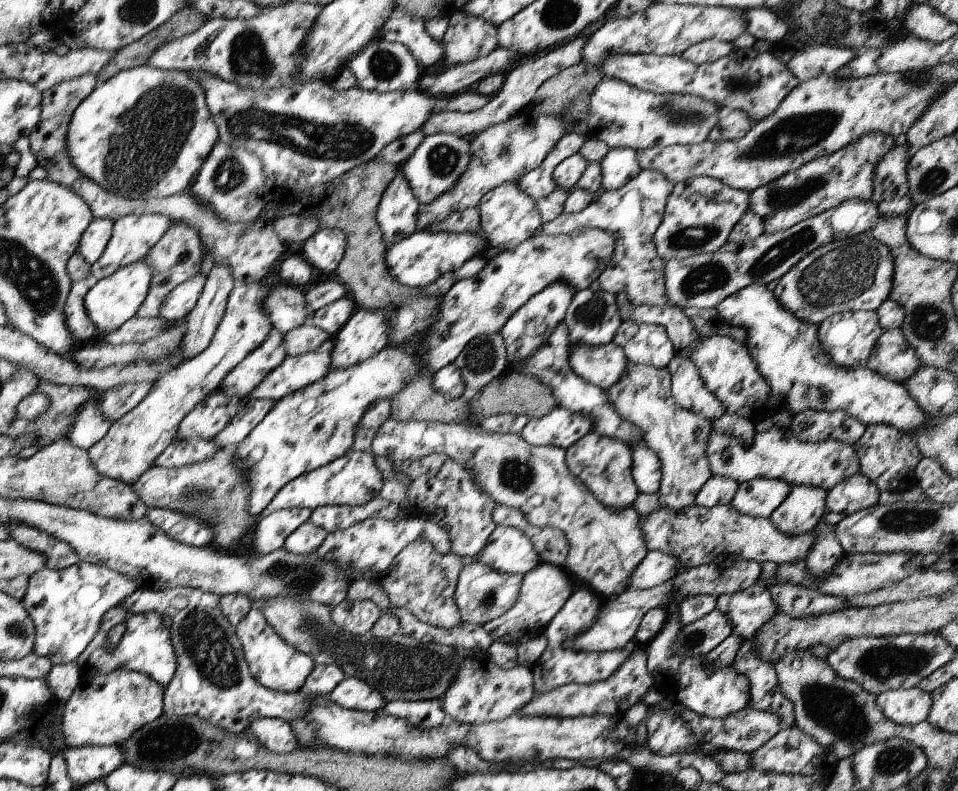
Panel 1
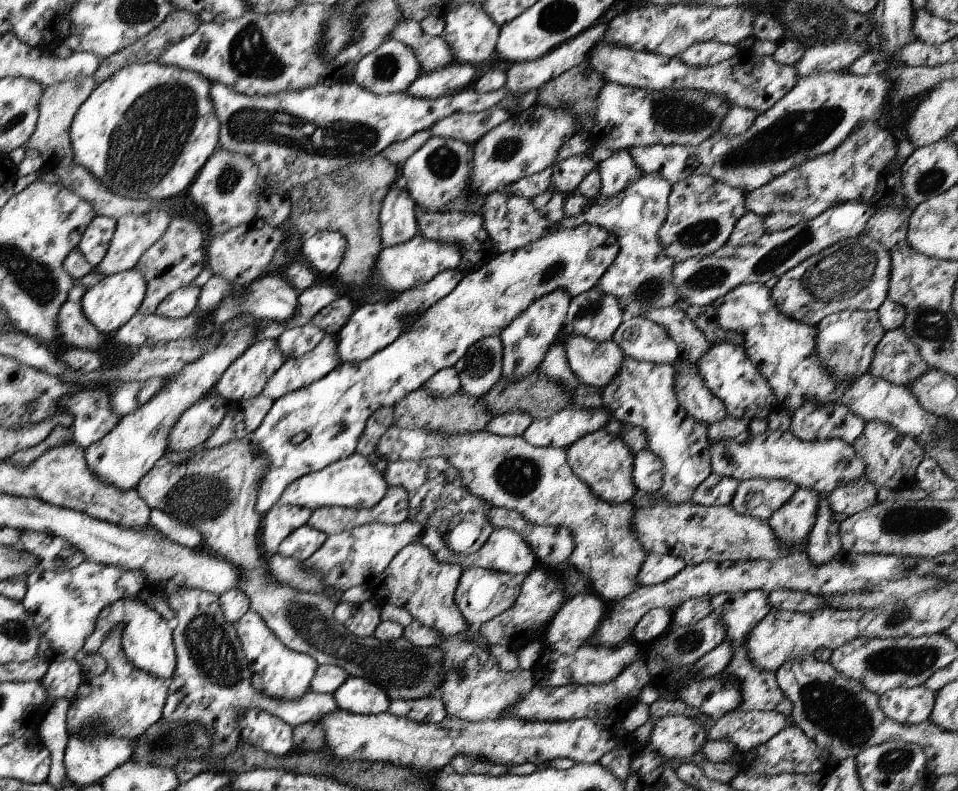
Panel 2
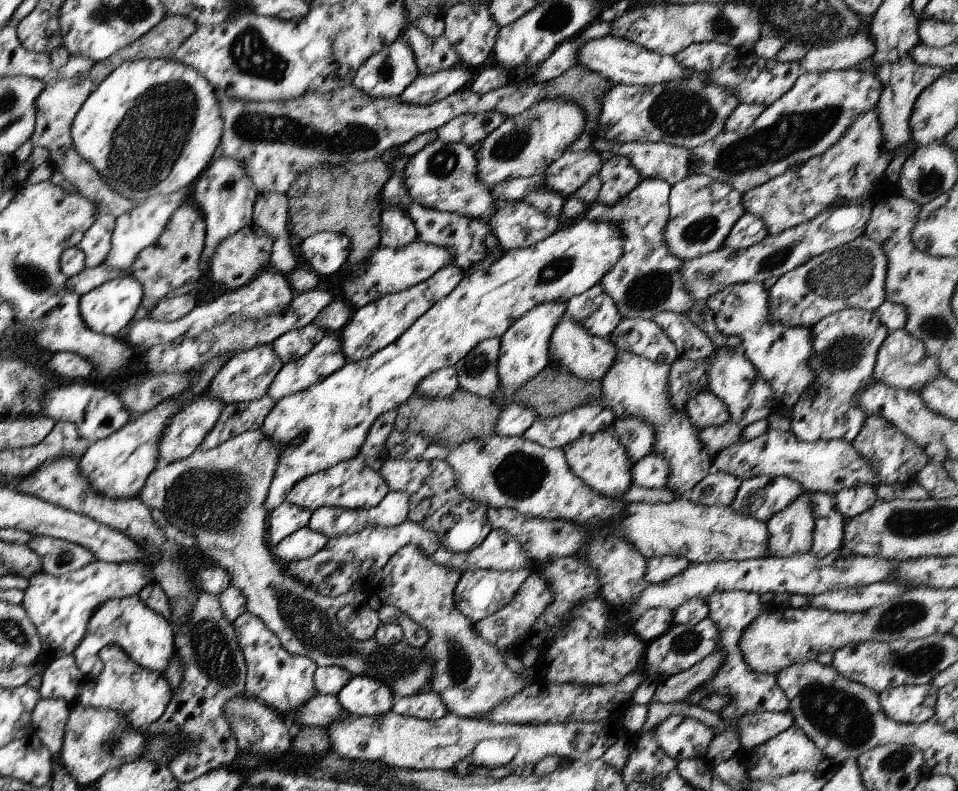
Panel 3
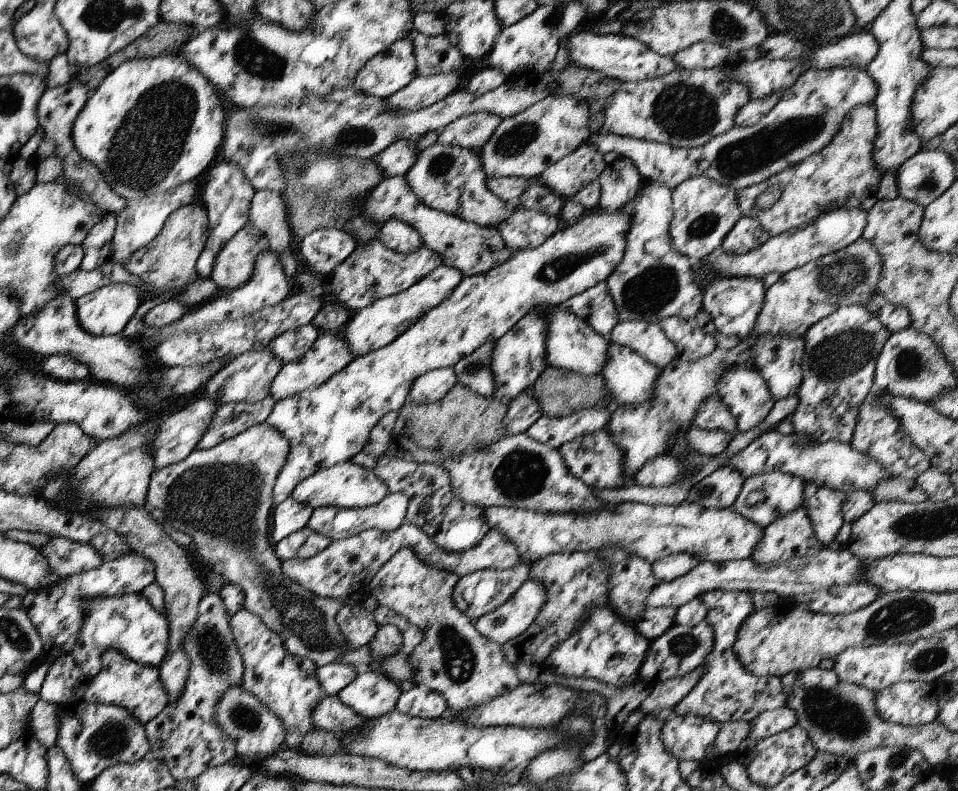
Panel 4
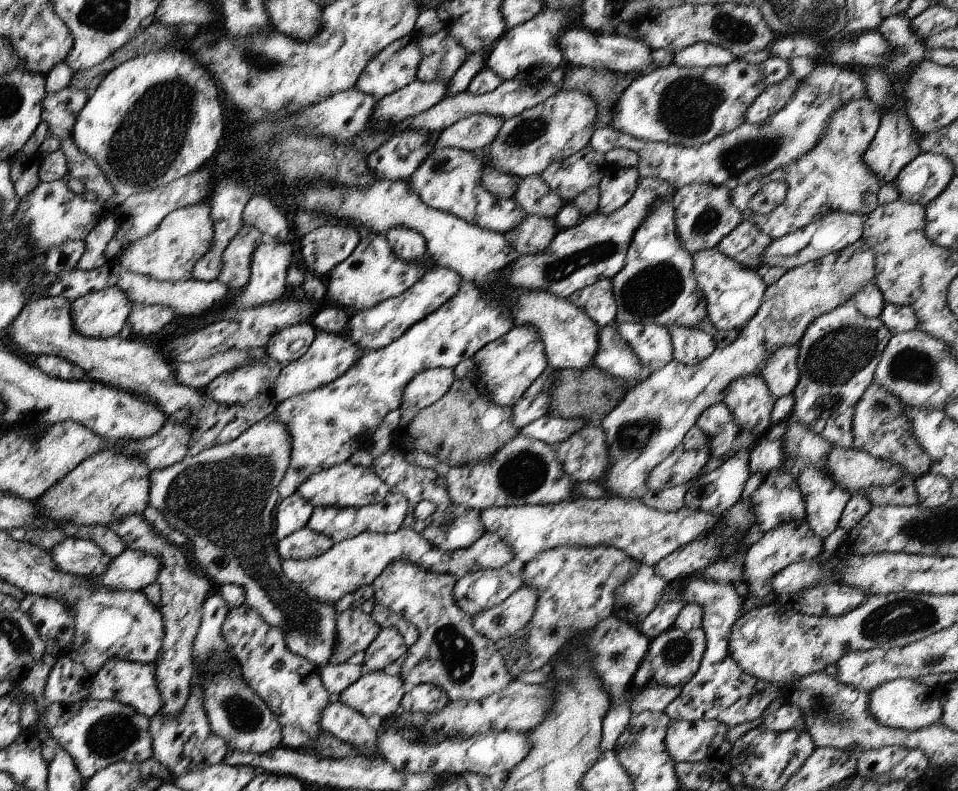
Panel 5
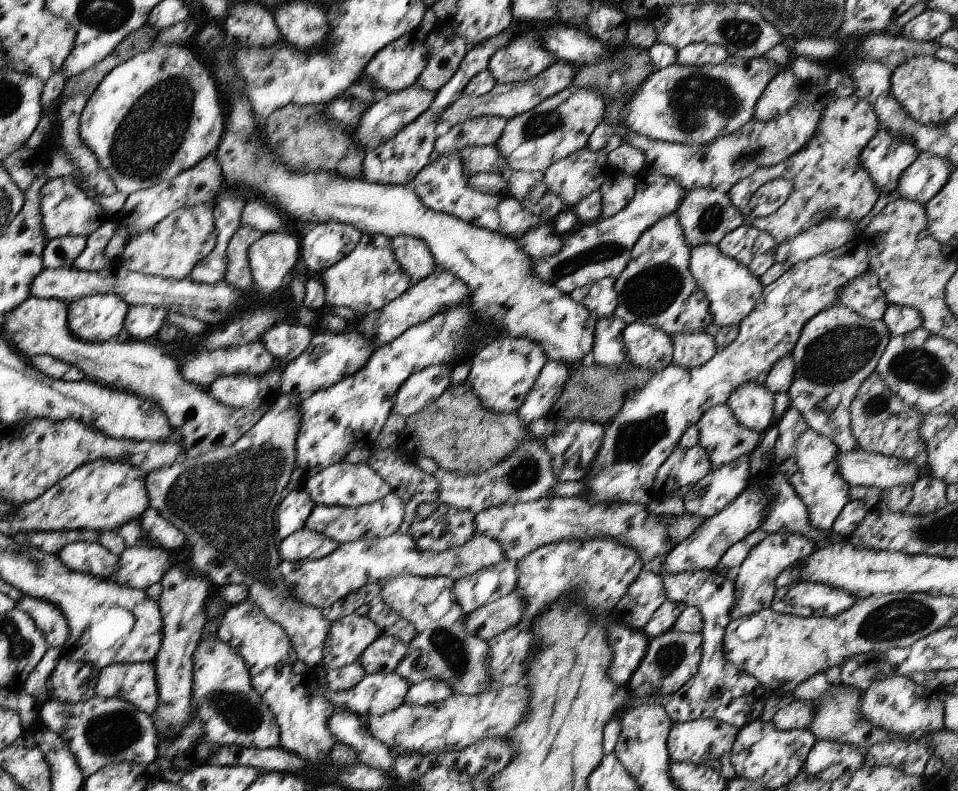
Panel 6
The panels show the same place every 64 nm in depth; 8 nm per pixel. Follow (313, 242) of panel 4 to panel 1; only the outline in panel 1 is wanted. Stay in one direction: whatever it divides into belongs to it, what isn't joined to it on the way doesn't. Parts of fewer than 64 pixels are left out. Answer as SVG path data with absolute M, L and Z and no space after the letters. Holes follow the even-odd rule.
M318 229L303 242L300 256L323 272L333 272L344 255L346 238L339 229Z

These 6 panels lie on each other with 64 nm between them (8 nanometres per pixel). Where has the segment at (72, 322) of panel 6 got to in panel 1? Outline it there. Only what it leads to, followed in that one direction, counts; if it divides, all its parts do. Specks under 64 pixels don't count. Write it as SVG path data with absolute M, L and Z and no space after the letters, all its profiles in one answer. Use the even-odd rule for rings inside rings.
M138 260L98 280L87 291L83 299L83 306L98 335L115 330L136 314L138 306L147 294L150 278L149 265L146 265L144 260Z

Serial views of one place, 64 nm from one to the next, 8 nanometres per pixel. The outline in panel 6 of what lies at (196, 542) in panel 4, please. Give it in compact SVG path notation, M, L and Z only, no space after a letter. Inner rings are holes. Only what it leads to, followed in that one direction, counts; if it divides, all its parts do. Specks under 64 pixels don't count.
M280 393L259 420L232 445L214 448L195 458L187 457L181 463L160 466L144 476L144 485L148 506L184 534L193 572L203 574L213 585L245 585L248 590L247 600L255 603L271 622L281 626L296 657L307 668L313 669L319 667L331 623L324 617L323 610L304 605L293 597L284 585L284 580L281 580L278 571L281 560L274 525L276 506L285 495L286 484L295 464L295 443L300 424L298 405L302 396L299 393Z

